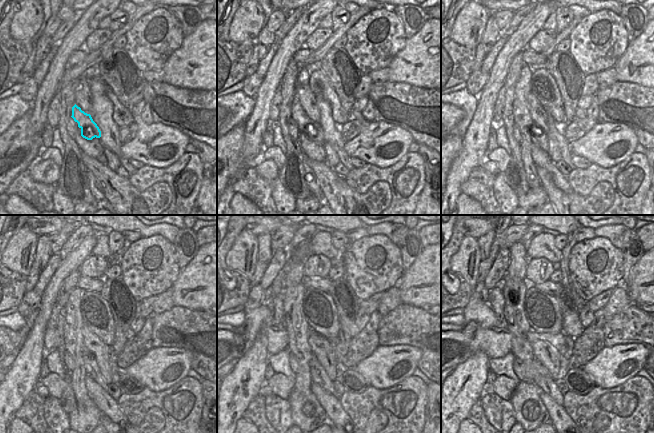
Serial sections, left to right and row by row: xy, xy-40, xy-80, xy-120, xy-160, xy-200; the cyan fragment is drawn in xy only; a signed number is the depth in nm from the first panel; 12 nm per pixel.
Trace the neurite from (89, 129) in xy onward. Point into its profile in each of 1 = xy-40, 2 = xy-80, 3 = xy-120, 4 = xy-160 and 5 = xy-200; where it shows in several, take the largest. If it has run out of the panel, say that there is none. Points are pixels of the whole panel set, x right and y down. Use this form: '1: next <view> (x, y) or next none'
1: next xy-40 (313, 131)
2: next xy-80 (538, 136)
3: next xy-120 (92, 370)
4: next xy-160 (317, 372)
5: next xy-200 (547, 384)

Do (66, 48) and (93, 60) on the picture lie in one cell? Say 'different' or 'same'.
different

